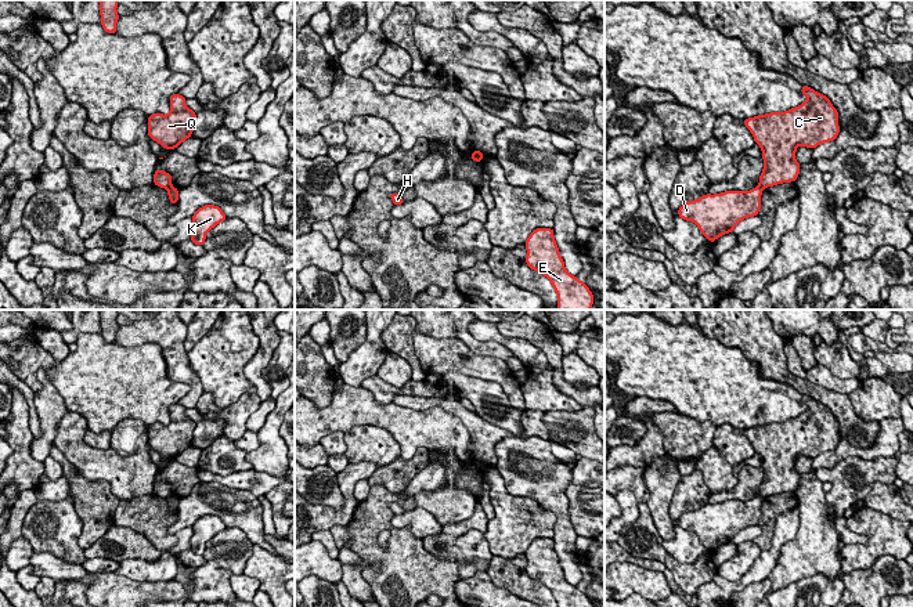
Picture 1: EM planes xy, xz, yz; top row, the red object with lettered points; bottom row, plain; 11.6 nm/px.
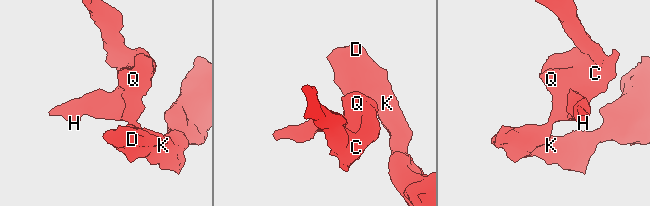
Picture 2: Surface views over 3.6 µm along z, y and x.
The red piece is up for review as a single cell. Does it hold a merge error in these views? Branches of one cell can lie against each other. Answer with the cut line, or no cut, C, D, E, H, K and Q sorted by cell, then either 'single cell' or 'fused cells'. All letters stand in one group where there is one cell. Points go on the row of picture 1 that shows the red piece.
xy (170, 185), (166, 188) | C H Q / D E K | fused cells

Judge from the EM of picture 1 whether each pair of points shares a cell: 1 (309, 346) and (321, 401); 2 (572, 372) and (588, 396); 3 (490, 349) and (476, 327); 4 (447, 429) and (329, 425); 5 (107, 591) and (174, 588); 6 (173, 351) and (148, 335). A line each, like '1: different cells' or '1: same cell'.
1: same cell
2: different cells
3: different cells
4: same cell
5: same cell
6: same cell

